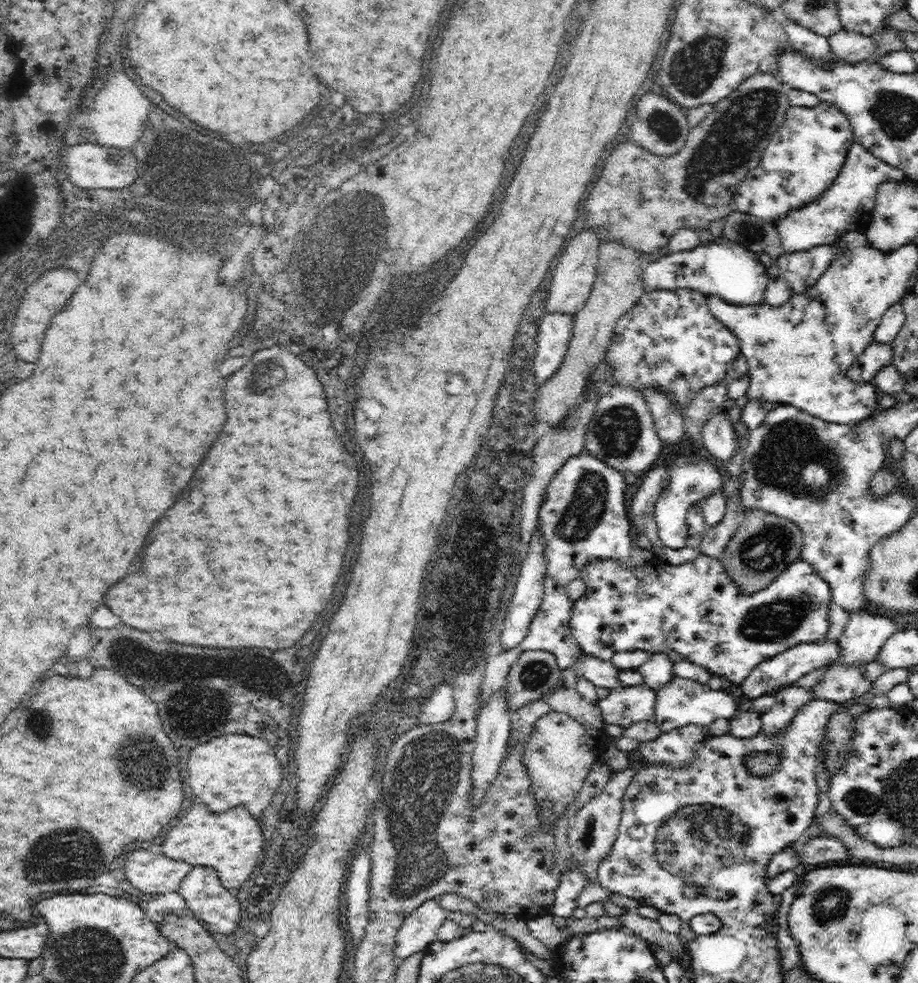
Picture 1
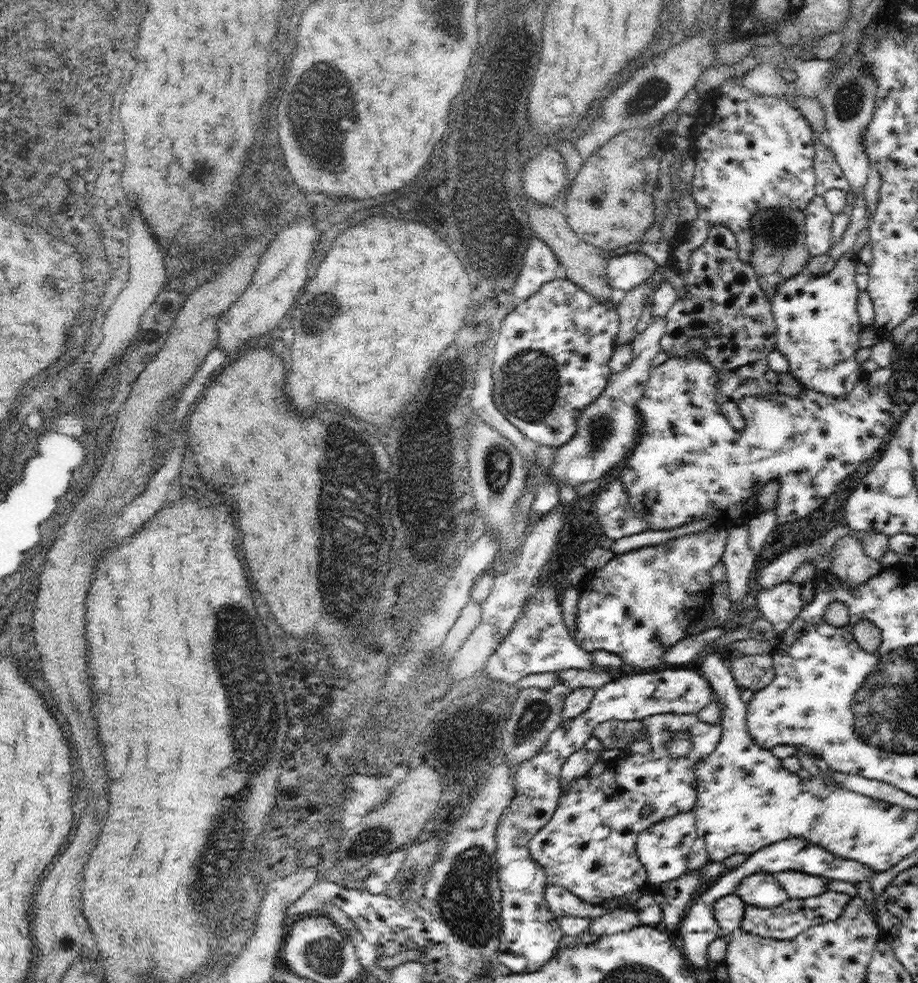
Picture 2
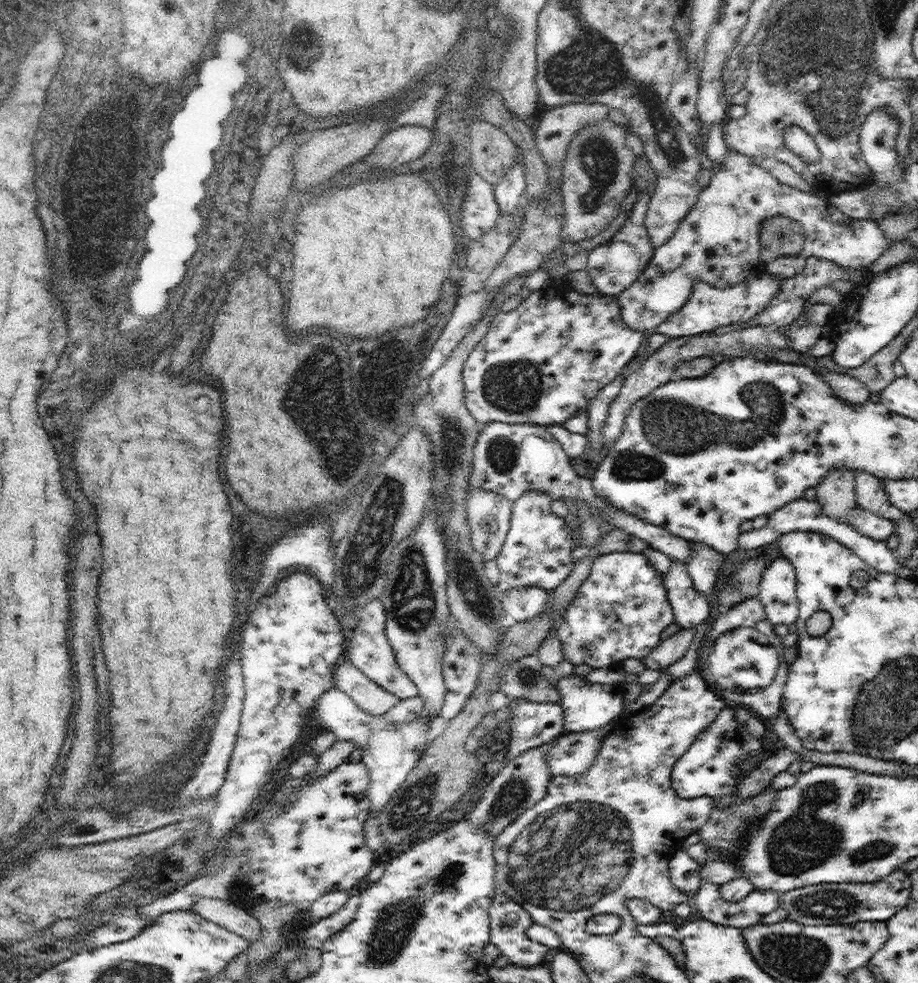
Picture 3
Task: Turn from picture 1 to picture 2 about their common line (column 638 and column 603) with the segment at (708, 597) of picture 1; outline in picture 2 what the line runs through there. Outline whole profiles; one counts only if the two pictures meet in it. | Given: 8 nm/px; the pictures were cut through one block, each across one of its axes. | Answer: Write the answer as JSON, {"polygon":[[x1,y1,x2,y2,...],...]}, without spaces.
{"polygon":[[709,528,699,534,681,536,663,544,643,546,627,554,609,554,605,566,587,572,579,586,579,604,575,612,577,632,573,640,587,652,611,652,621,658,621,662,633,668,667,668,663,664,663,654,685,638,691,622,707,614,707,602,711,602,711,568,721,562,729,538,729,530]]}

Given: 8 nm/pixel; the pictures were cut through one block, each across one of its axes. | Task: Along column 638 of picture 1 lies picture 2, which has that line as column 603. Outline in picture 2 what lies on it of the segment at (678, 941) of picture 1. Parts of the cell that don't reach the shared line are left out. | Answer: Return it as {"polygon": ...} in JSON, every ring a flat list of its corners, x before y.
{"polygon":[[617,906,617,908,605,910,603,916,591,920,587,930,595,934,595,938,599,938,599,936,617,934,617,932,629,932,639,924,641,920,637,918,637,910,633,906]]}

